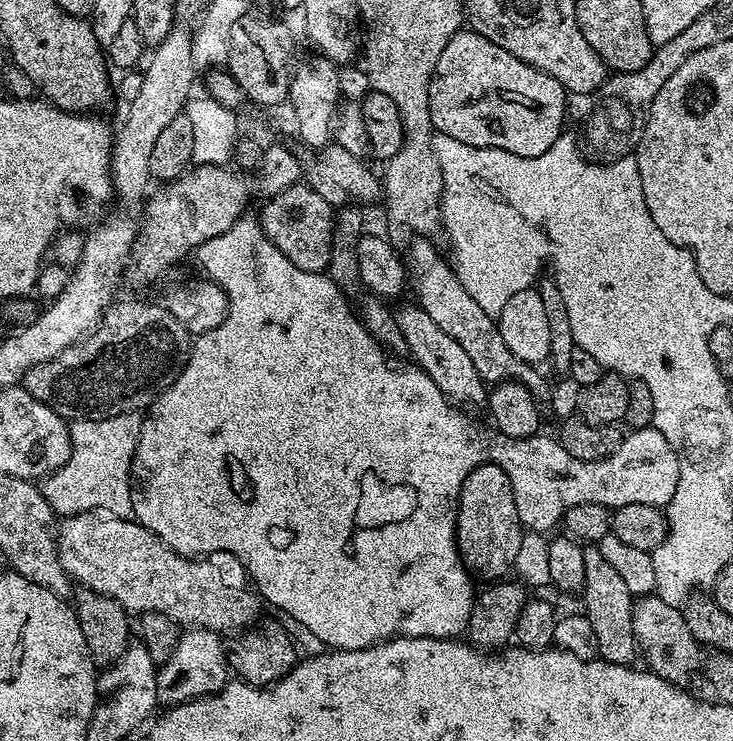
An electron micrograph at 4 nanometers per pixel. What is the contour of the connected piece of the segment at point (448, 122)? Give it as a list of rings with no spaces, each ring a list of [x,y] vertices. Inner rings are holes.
[[[457,30],[450,38],[450,42],[446,42],[446,50],[442,50],[442,54],[436,63],[436,70],[432,74],[432,81],[428,87],[428,97],[430,98],[430,122],[432,123],[433,129],[436,132],[446,134],[450,138],[458,138],[458,142],[466,142],[470,146],[506,150],[510,154],[521,156],[522,158],[534,158],[535,156],[546,154],[550,150],[550,146],[554,146],[556,139],[565,131],[564,99],[566,99],[566,93],[564,87],[550,74],[546,74],[542,70],[538,70],[534,66],[522,62],[514,54],[502,50],[502,46],[498,46],[495,39],[483,36],[482,33],[475,30],[467,31]]]

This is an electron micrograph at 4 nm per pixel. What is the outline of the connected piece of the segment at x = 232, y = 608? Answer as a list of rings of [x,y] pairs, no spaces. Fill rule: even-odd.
[[[102,512],[65,516],[59,521],[55,537],[60,565],[69,577],[73,581],[78,580],[76,582],[79,585],[98,593],[99,596],[114,598],[129,614],[161,612],[181,626],[209,628],[211,632],[221,634],[227,634],[231,628],[243,629],[249,623],[249,609],[242,606],[233,593],[228,592],[228,586],[219,581],[216,574],[208,571],[202,561],[176,555],[150,530],[136,523],[135,519],[110,516]]]

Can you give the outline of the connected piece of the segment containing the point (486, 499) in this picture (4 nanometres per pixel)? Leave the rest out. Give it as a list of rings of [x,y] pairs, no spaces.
[[[480,465],[469,474],[460,491],[460,503],[456,505],[456,546],[460,549],[461,557],[473,573],[481,572],[484,576],[500,578],[504,571],[511,569],[518,556],[522,535],[522,525],[518,512],[515,510],[514,492],[510,479],[497,465]]]

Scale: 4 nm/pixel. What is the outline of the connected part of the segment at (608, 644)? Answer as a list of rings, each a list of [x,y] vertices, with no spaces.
[[[588,546],[584,548],[584,596],[583,615],[588,617],[590,626],[594,629],[596,651],[599,659],[608,664],[633,663],[632,659],[638,656],[638,647],[631,628],[631,610],[634,601],[626,581],[606,562],[599,547]]]

